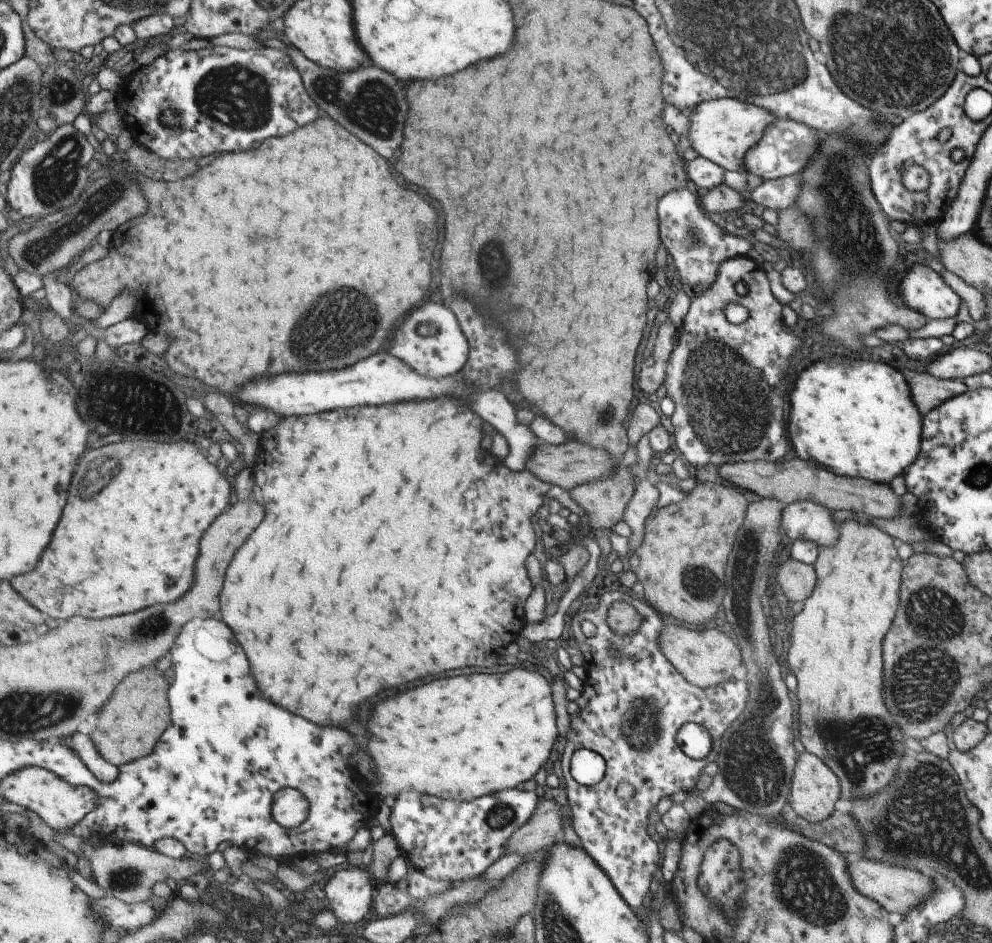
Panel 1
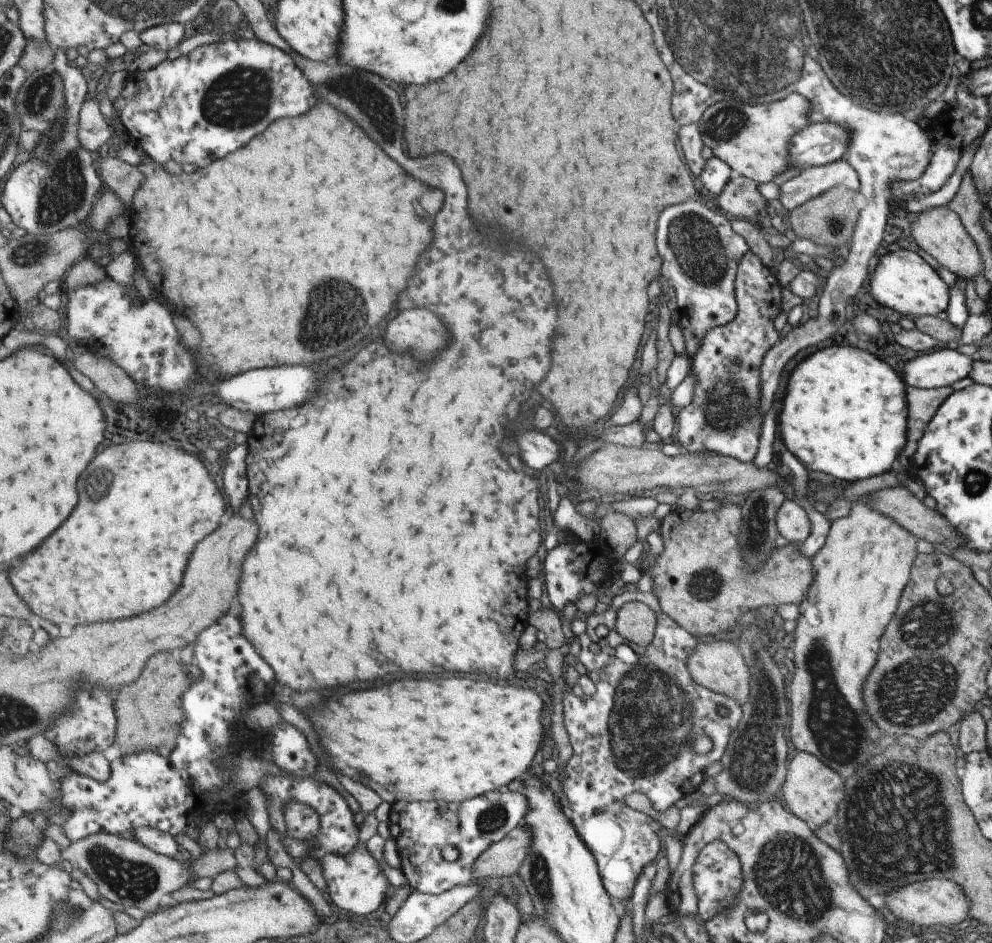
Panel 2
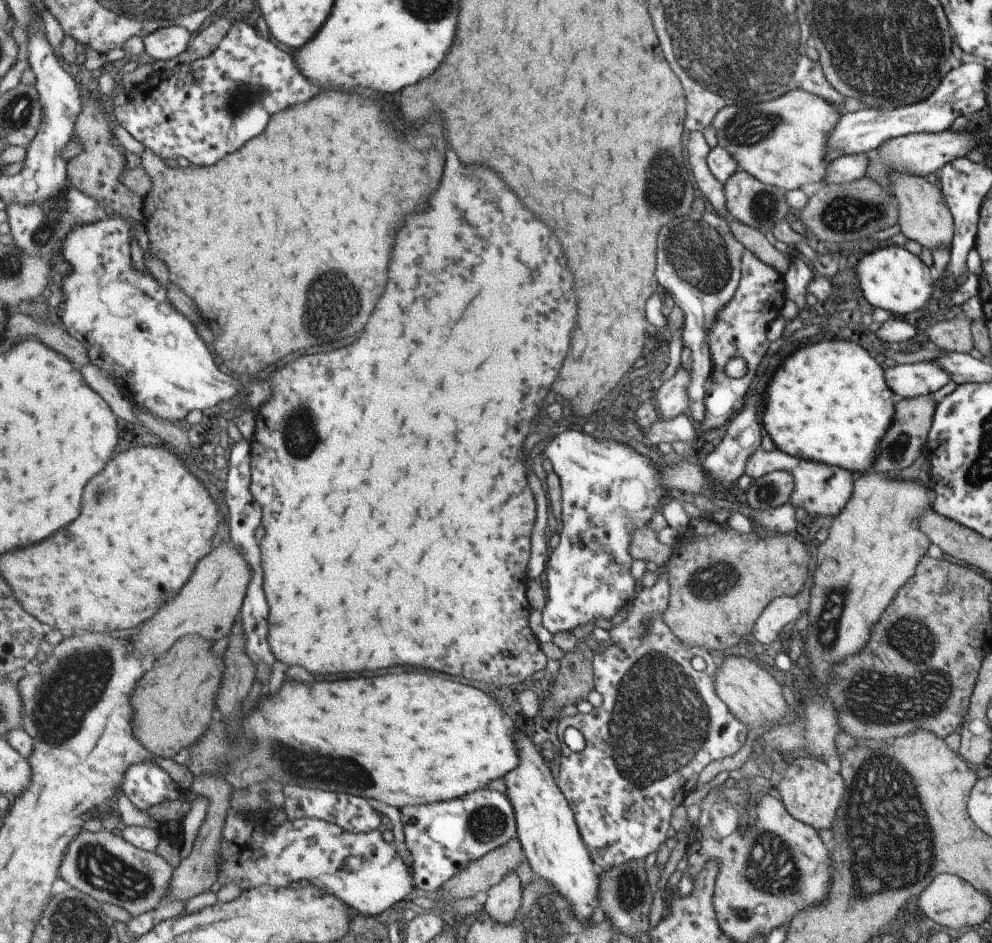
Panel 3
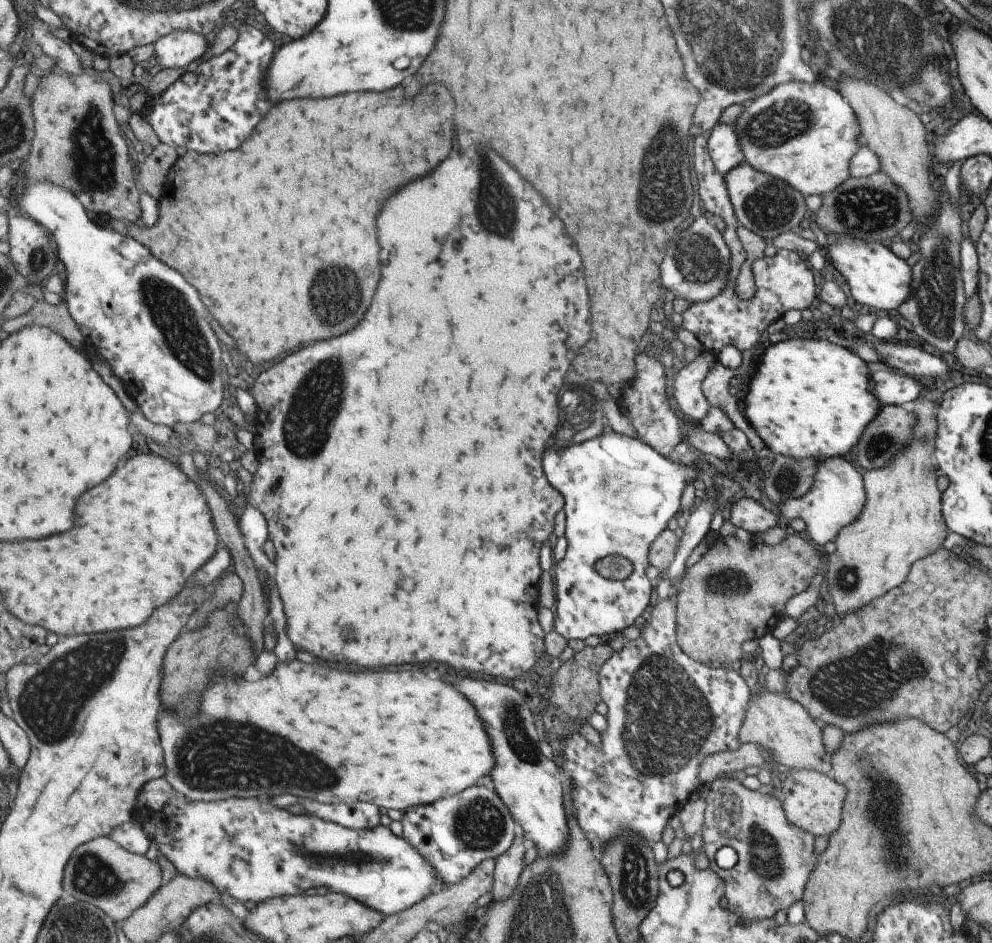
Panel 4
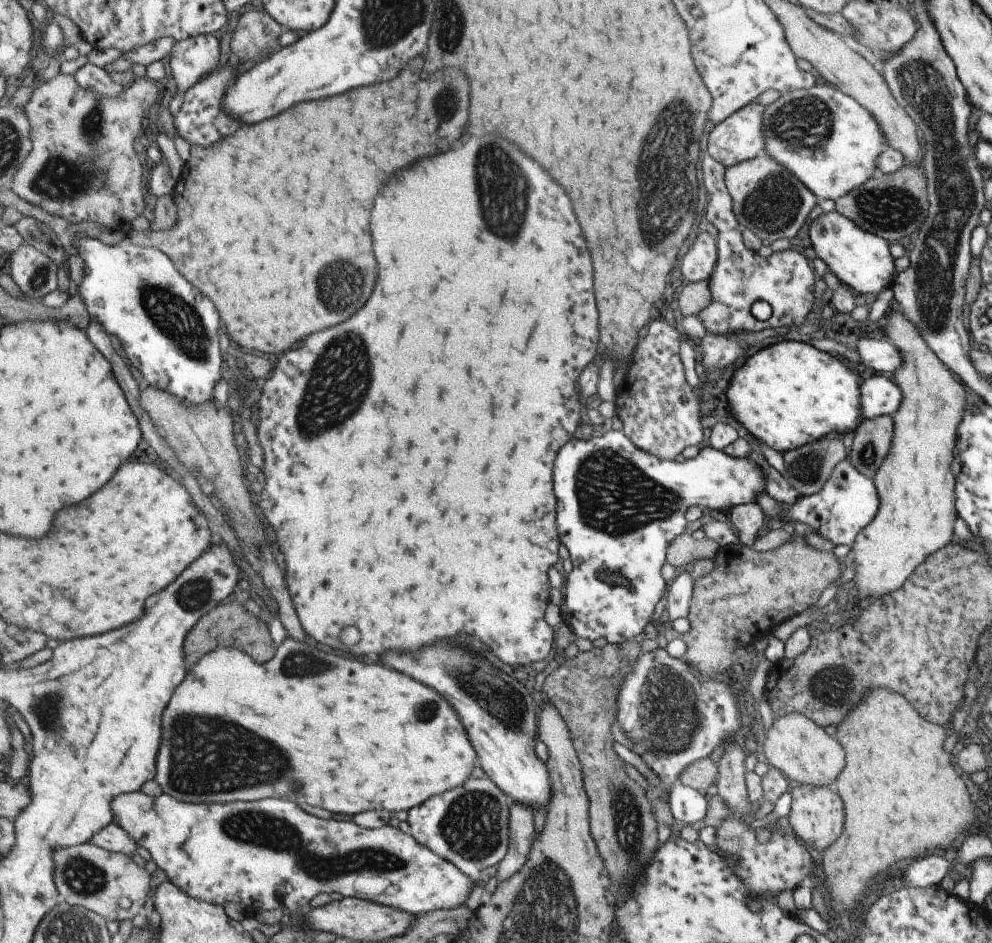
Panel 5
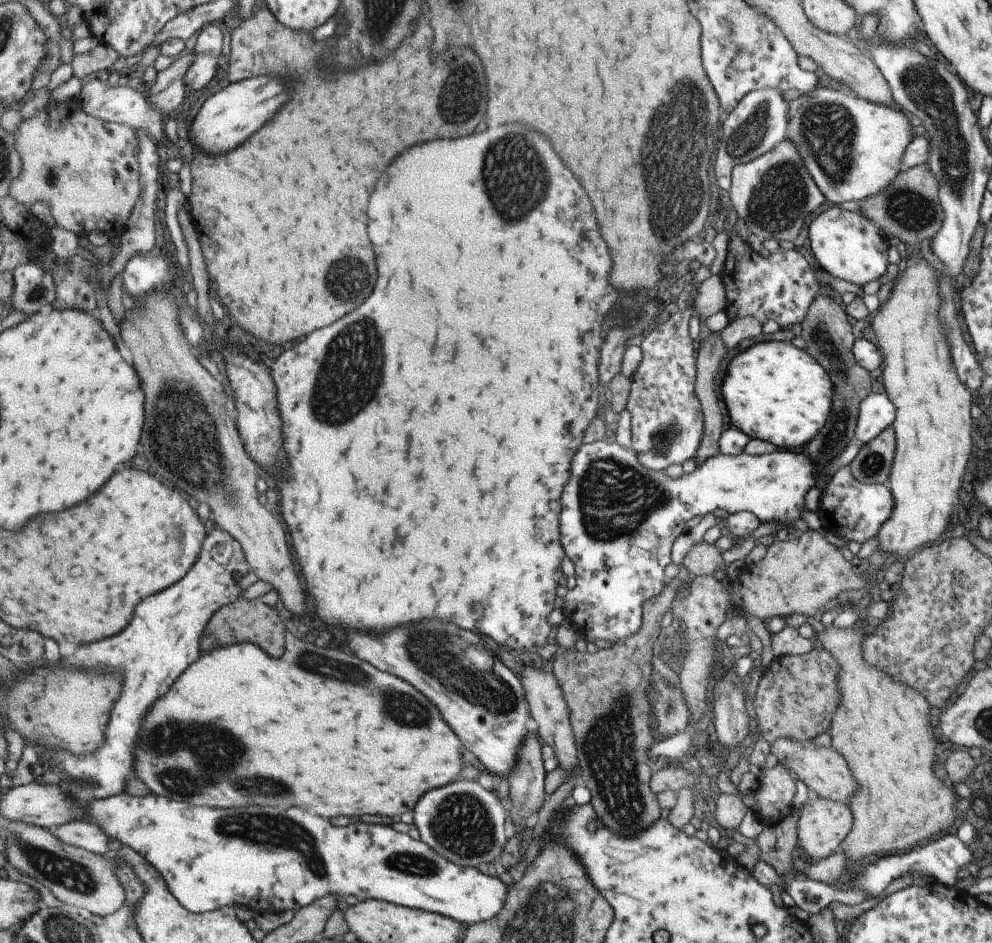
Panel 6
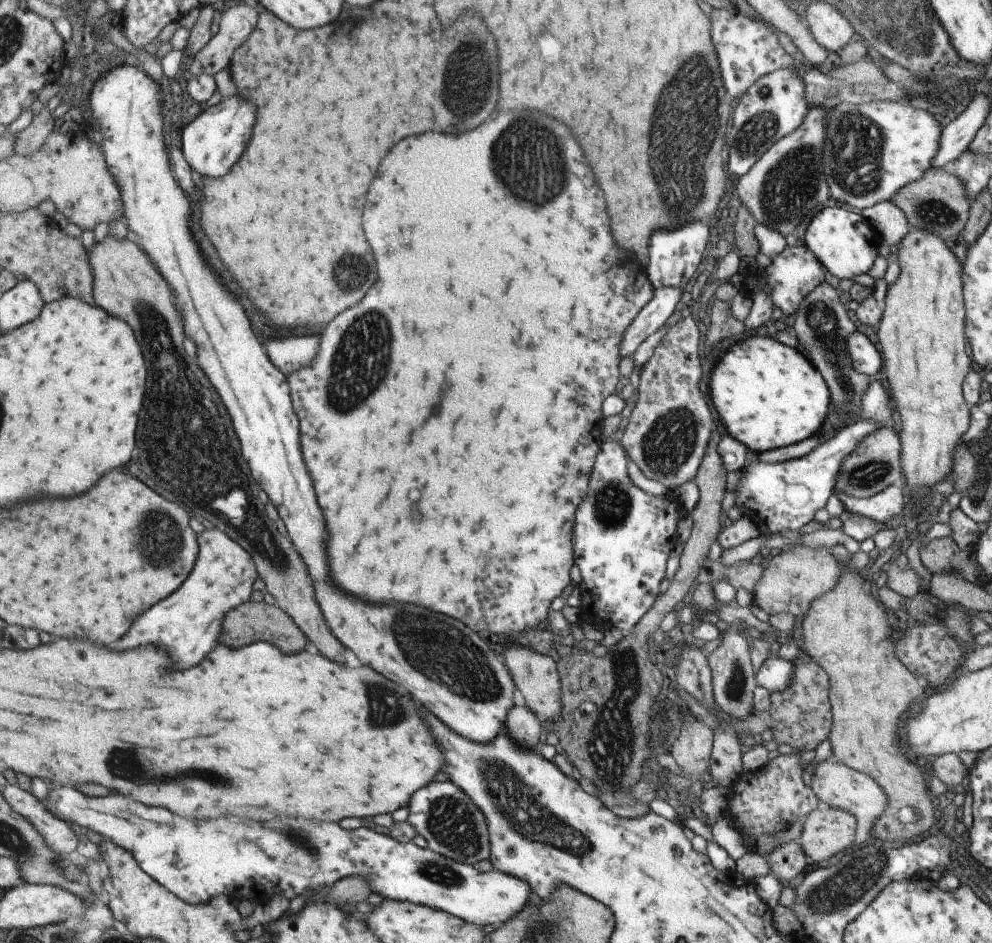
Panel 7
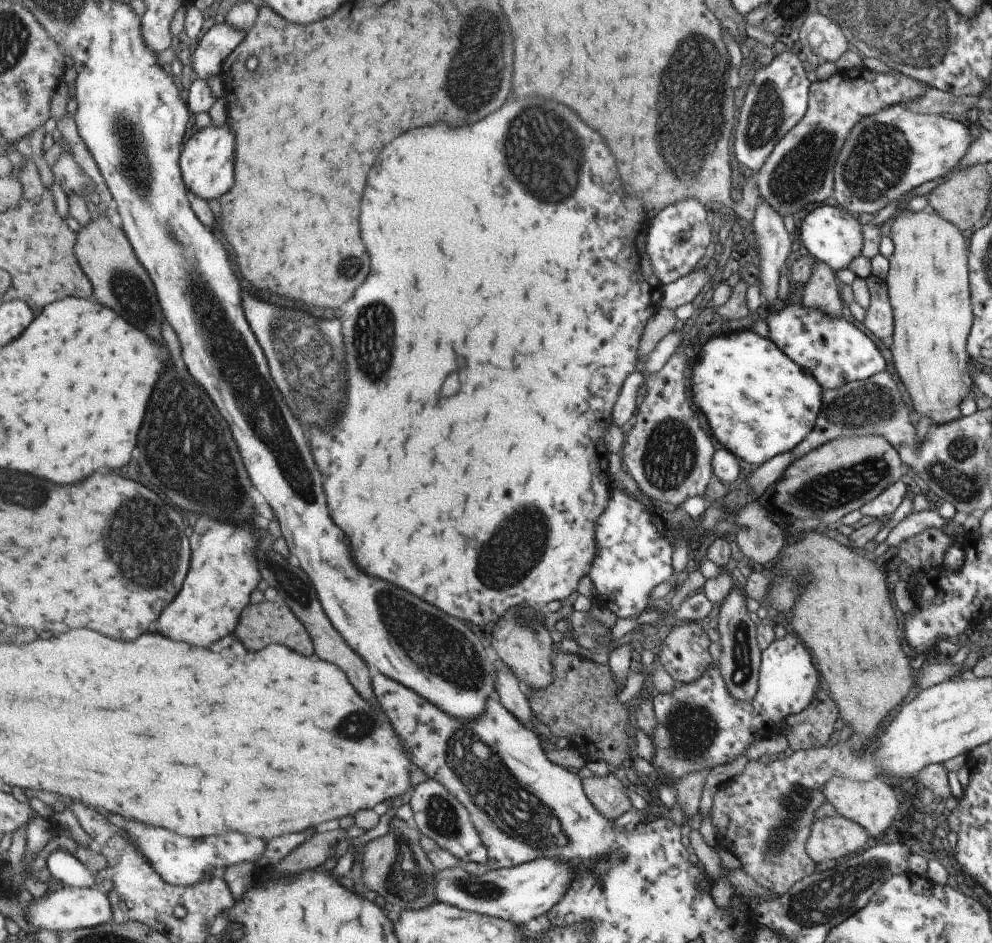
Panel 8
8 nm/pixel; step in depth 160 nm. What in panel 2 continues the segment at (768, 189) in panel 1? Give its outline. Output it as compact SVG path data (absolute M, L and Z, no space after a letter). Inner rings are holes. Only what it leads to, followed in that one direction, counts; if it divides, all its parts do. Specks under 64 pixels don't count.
M843 158L825 165L807 167L791 180L783 182L779 186L777 200L790 212L837 184L846 186L853 193L858 192L860 186L853 168Z

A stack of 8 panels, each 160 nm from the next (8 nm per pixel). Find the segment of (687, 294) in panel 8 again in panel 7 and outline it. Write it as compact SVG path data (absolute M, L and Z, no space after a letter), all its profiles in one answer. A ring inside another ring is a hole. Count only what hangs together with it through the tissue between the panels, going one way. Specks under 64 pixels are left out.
M659 287L654 289L655 298L631 323L621 343L622 357L635 354L637 349L665 323L665 319L680 307L683 287Z

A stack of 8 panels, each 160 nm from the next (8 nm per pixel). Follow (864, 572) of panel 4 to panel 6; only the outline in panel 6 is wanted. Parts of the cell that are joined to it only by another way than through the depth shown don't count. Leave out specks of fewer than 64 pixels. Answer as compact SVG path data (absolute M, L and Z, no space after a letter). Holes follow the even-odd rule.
M914 246L913 252L906 258L905 268L901 277L896 280L891 292L888 294L887 300L878 306L878 309L871 314L869 321L871 322L868 330L873 330L875 338L877 340L877 346L880 348L882 354L882 366L881 366L881 382L883 383L884 393L888 396L888 399L893 403L895 407L895 418L891 424L896 445L894 448L894 457L890 468L890 473L886 484L893 497L893 508L890 517L878 528L876 536L878 538L878 548L885 552L889 552L887 563L893 560L900 560L905 562L905 555L921 546L925 546L927 542L933 542L937 540L949 522L949 515L951 514L951 508L953 506L963 506L964 504L964 490L966 489L962 481L963 472L965 472L965 466L967 466L967 460L969 460L976 452L976 448L972 444L972 431L975 431L973 427L973 420L970 413L971 406L971 393L968 388L965 388L964 384L956 375L955 367L952 362L949 362L950 350L946 346L946 334L942 331L940 324L938 323L938 308L940 307L940 294L938 293L938 284L936 283L936 277L938 272L936 266L929 262L926 262L919 255L919 246Z

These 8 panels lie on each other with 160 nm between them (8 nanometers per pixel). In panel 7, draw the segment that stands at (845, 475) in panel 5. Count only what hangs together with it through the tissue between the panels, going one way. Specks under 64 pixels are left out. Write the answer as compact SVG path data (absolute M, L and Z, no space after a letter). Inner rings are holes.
M899 484L886 486L881 492L864 499L845 495L838 495L837 498L843 503L843 510L861 514L861 516L879 522L883 522L903 510L903 494Z

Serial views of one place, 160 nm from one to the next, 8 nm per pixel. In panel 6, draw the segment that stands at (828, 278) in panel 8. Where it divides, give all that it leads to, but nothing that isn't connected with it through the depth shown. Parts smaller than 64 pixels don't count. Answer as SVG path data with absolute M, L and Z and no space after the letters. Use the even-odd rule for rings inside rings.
M823 288L813 297L804 319L800 322L800 338L804 342L802 350L825 369L833 389L830 411L823 426L801 452L810 458L813 471L817 469L820 472L815 486L819 490L822 490L831 478L828 476L828 468L832 458L847 446L853 436L859 403L871 393L869 372L861 368L852 355L853 333L842 307L833 302L830 291Z

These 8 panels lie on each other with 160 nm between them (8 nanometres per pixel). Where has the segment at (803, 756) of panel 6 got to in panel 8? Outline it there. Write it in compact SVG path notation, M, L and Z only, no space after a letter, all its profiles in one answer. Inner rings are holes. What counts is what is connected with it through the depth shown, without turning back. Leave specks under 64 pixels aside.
M831 777L823 786L822 793L826 802L832 804L837 815L845 817L851 822L857 823L868 836L881 838L888 826L893 822L899 802L895 798L895 792L891 785L879 779L868 781L854 781L851 779L839 779Z

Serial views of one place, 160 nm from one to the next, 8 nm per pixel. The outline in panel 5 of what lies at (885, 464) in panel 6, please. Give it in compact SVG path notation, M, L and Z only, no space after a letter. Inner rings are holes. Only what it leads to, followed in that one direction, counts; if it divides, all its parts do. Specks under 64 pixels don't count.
M890 415L861 421L853 430L849 462L863 476L872 479L890 447L893 423Z

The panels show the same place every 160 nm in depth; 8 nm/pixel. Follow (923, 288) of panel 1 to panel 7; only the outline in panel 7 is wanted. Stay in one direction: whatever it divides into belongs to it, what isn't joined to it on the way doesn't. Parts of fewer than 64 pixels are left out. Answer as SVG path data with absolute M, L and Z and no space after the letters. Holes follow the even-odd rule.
M827 206L817 212L808 222L803 245L822 264L822 267L837 278L853 278L865 274L877 256L879 245L877 232L857 212Z

